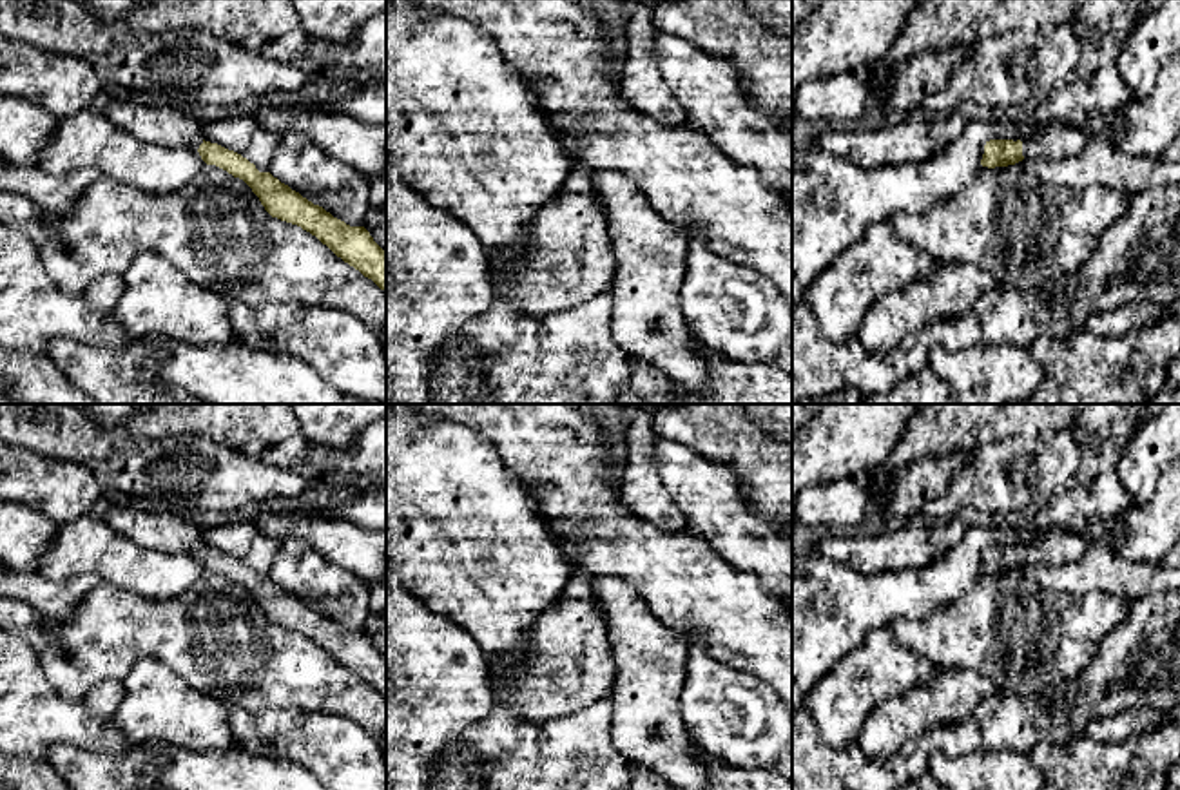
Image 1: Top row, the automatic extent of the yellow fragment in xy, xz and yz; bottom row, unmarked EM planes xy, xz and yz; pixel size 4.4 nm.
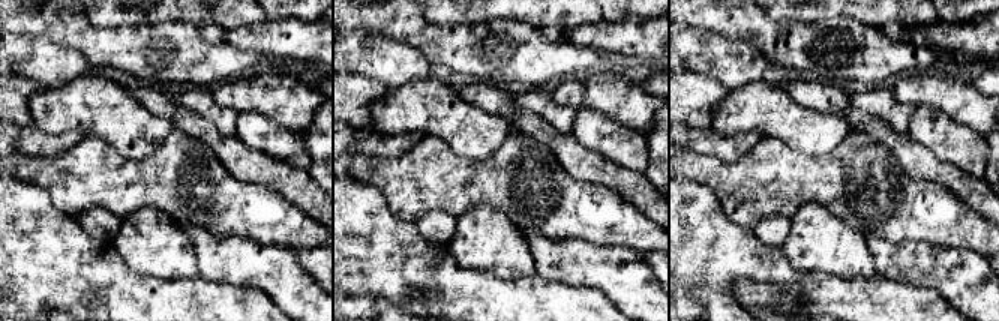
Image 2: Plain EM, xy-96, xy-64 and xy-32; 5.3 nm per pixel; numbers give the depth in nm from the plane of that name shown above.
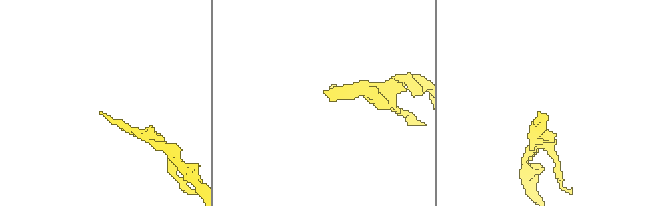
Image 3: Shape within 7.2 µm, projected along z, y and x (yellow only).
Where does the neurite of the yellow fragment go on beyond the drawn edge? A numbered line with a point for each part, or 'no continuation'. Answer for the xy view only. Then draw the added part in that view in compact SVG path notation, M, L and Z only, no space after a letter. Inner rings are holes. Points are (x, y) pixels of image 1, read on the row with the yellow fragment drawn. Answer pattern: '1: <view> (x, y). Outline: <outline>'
1: xy (162, 125). Outline: M114 98L102 112L141 141L194 150L203 143L201 123L185 109L156 107L138 98Z

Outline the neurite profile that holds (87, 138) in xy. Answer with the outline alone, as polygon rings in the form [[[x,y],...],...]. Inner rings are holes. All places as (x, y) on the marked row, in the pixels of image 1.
[[[87,107],[58,120],[36,165],[53,176],[92,169],[140,192],[167,194],[187,185],[207,163],[194,149],[141,141]]]

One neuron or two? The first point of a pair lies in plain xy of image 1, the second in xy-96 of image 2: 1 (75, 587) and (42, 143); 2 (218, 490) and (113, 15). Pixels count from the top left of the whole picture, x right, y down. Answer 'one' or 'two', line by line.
1: one
2: two

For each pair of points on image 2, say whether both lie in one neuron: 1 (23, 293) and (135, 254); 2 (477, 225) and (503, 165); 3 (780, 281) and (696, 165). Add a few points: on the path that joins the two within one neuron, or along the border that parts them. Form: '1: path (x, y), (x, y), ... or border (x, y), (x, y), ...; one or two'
1: border (110, 240), (116, 252), (131, 269), (153, 275); two
2: border (456, 216), (474, 206), (489, 204), (515, 225); two
3: path (749, 258), (696, 206), (696, 197); one

